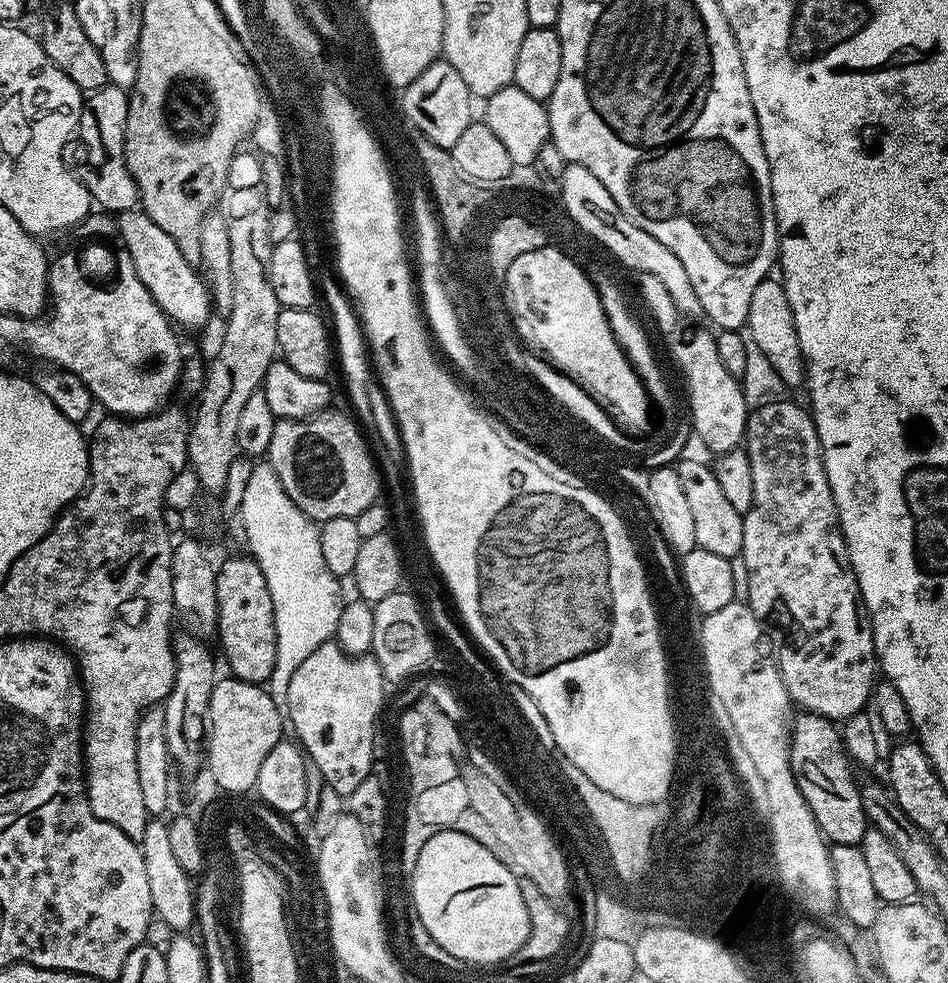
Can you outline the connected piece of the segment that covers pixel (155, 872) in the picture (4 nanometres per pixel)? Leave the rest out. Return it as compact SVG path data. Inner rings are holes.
M149 819L146 830L139 840L142 862L146 862L146 878L150 878L150 902L155 919L160 920L176 934L184 934L196 920L196 893L194 880L182 869L170 847L170 830L163 819Z

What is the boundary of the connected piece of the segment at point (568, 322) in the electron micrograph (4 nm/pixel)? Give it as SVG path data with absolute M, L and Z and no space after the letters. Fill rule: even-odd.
M559 248L555 252L536 249L530 253L532 256L521 254L515 258L508 272L510 306L516 307L523 335L532 339L556 368L592 396L621 431L647 433L649 394L611 332L589 273Z

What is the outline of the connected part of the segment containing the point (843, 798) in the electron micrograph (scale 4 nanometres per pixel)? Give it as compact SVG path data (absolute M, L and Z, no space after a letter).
M797 715L792 725L792 749L788 752L788 760L792 764L792 773L798 782L798 790L802 798L806 798L806 806L810 806L810 814L814 814L825 837L832 844L859 845L860 839L864 837L864 831L870 825L860 797L861 785L859 783L856 785L856 780L852 777L853 765L848 759L848 753L844 751L841 729L824 716Z

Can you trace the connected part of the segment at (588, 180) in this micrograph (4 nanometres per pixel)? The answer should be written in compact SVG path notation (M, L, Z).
M567 165L558 200L586 236L591 237L597 245L601 244L610 255L617 256L626 267L633 268L633 273L654 274L654 278L662 278L662 286L666 286L681 317L696 318L701 315L698 294L694 294L694 285L682 267L682 262L678 262L678 254L674 254L674 250L666 250L666 246L662 246L654 234L646 234L642 226L626 218L618 202L610 198L610 190L606 190L606 186L602 186L602 182L598 182L598 178L586 170L586 166Z

